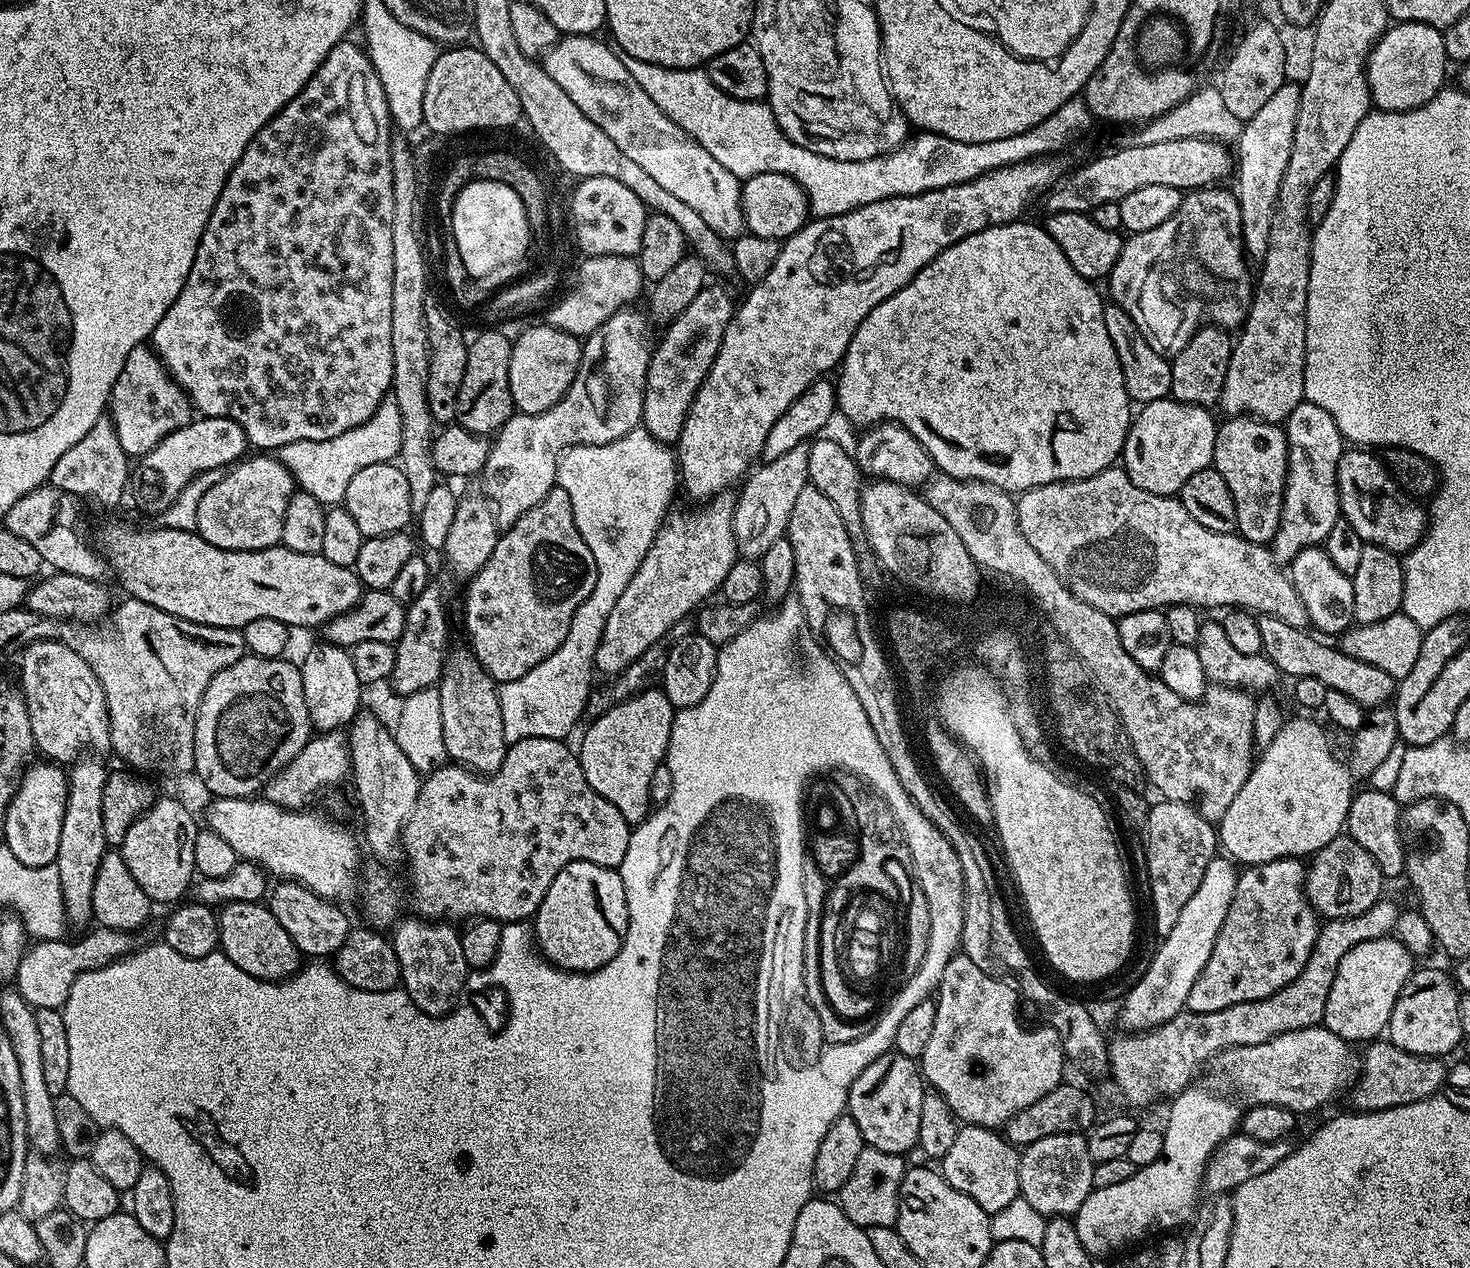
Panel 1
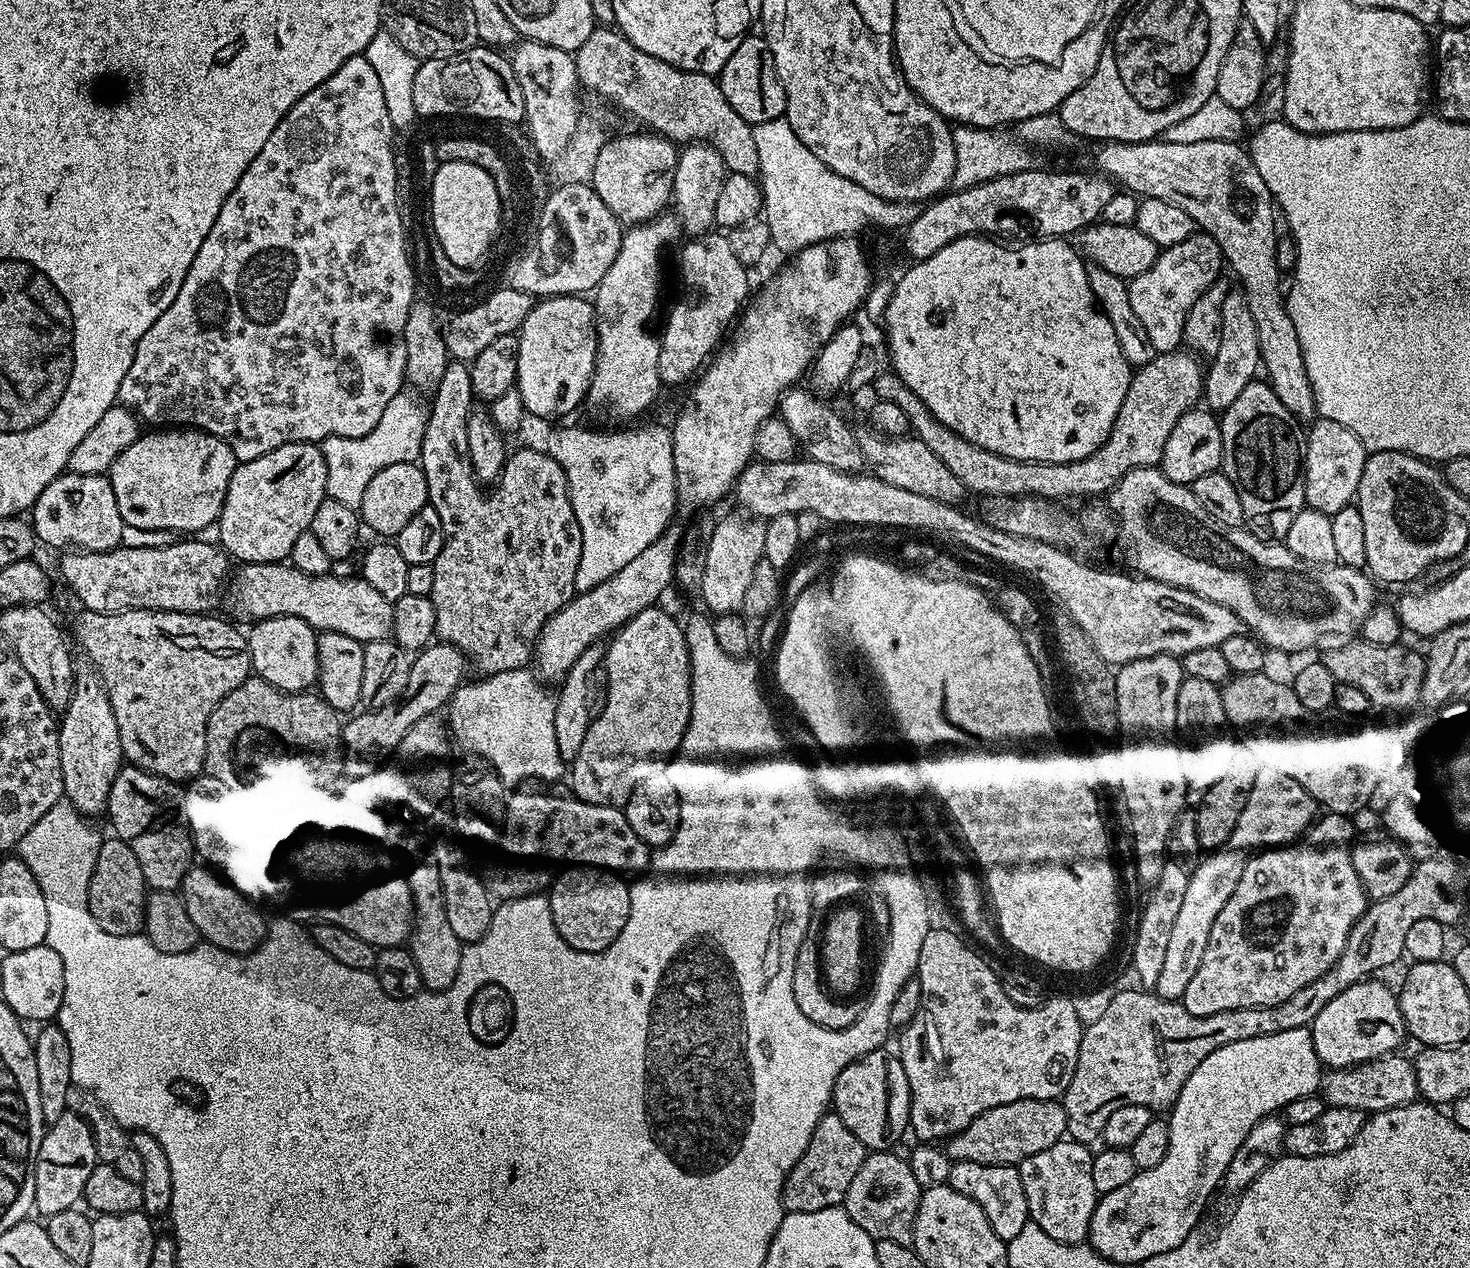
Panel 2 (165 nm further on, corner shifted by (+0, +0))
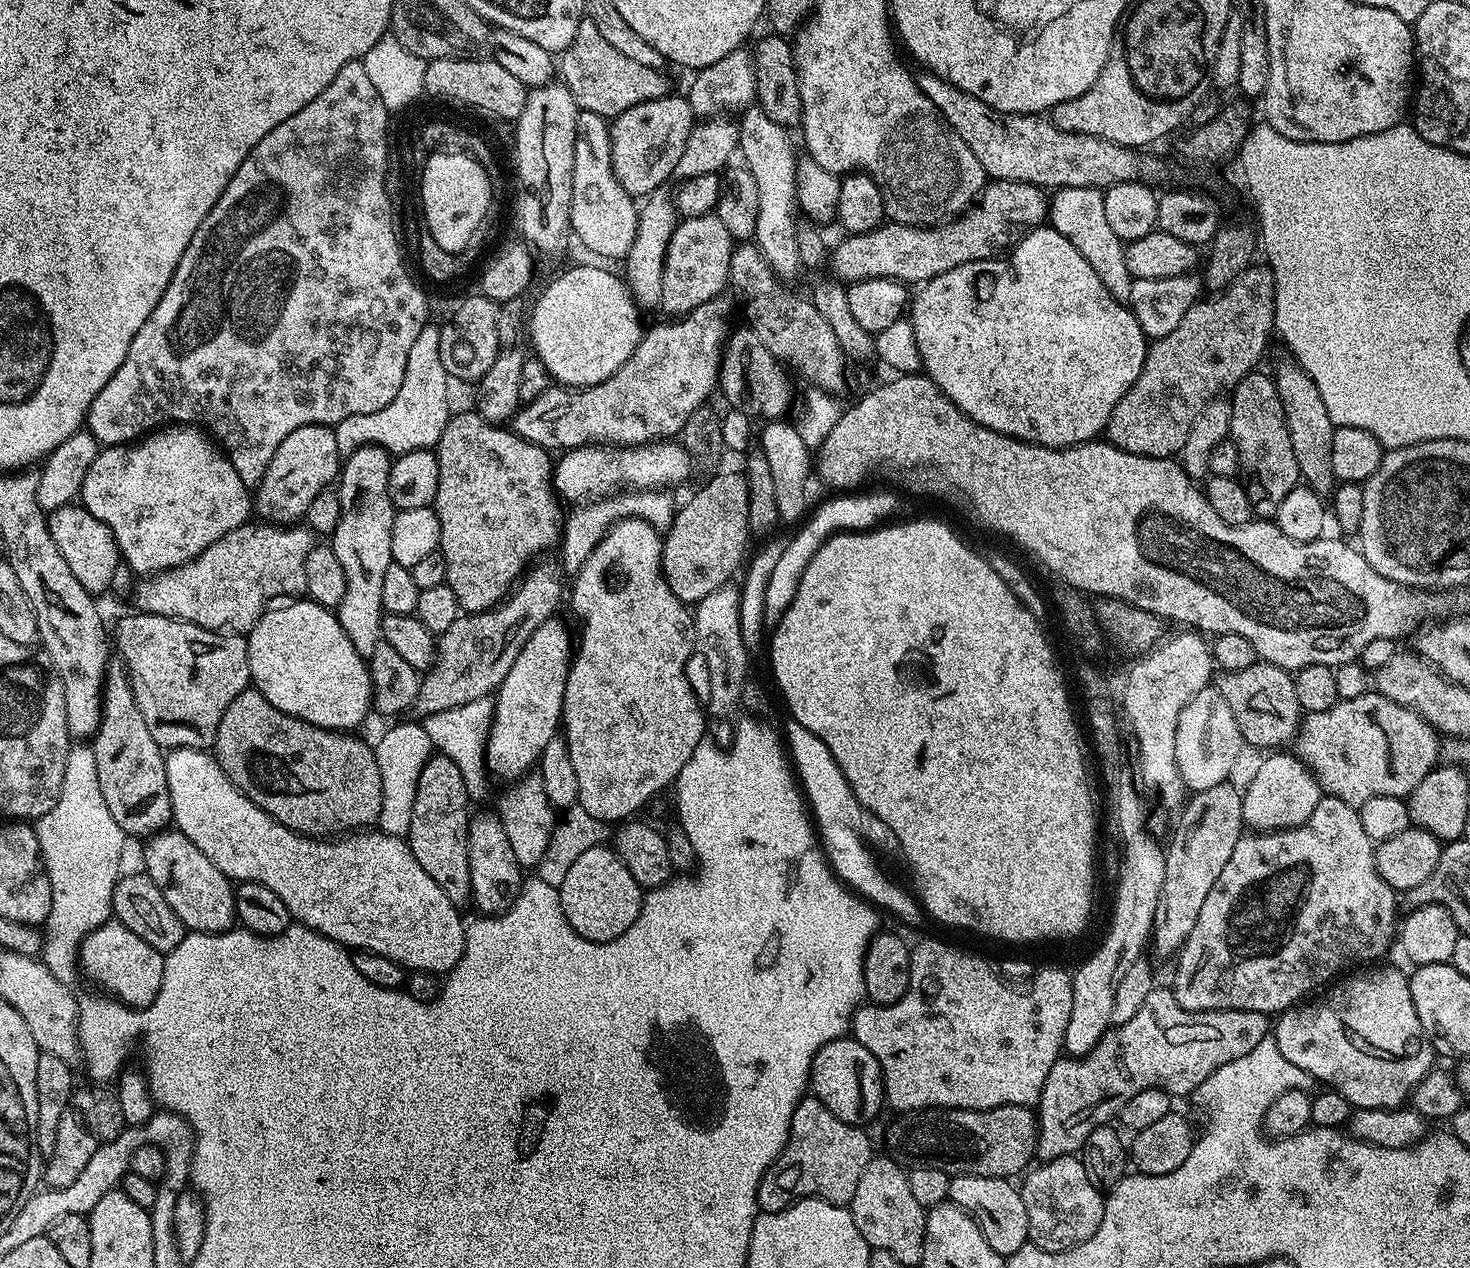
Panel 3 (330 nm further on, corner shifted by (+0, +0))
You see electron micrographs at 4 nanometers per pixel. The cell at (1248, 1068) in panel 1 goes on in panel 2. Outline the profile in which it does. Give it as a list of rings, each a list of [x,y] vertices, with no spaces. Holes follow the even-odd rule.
[[[1389,1054],[1372,1060],[1369,1064],[1357,1064],[1354,1068],[1334,1068],[1323,1073],[1322,1095],[1333,1108],[1350,1106],[1350,1110],[1362,1110],[1366,1114],[1394,1110],[1403,1104],[1413,1103],[1418,1096],[1416,1065],[1401,1054]]]

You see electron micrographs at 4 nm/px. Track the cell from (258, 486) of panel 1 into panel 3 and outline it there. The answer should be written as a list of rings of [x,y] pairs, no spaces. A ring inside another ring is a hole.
[[[327,424],[302,426],[298,430],[294,430],[294,434],[290,434],[290,438],[286,438],[282,442],[282,446],[278,446],[274,458],[270,460],[270,466],[266,470],[266,474],[260,479],[260,483],[254,492],[255,511],[257,513],[261,512],[264,515],[261,517],[265,521],[281,526],[292,526],[303,521],[310,510],[310,502],[314,502],[314,498],[318,498],[320,491],[329,487],[337,479],[341,468],[342,457],[335,431]]]

